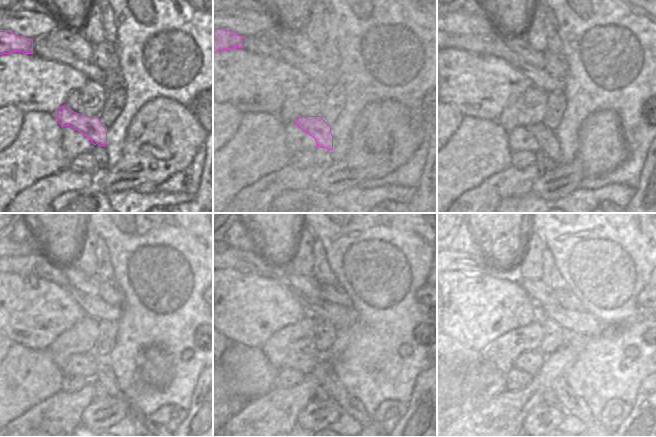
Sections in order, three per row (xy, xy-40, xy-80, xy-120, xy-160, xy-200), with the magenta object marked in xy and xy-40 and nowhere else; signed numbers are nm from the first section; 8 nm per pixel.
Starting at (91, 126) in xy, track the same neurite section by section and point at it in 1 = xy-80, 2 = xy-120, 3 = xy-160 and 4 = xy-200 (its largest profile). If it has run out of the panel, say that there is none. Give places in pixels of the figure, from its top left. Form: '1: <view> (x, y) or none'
1: xy-80 (547, 140)
2: xy-120 (104, 374)
3: xy-160 (337, 392)
4: xy-200 (568, 401)

